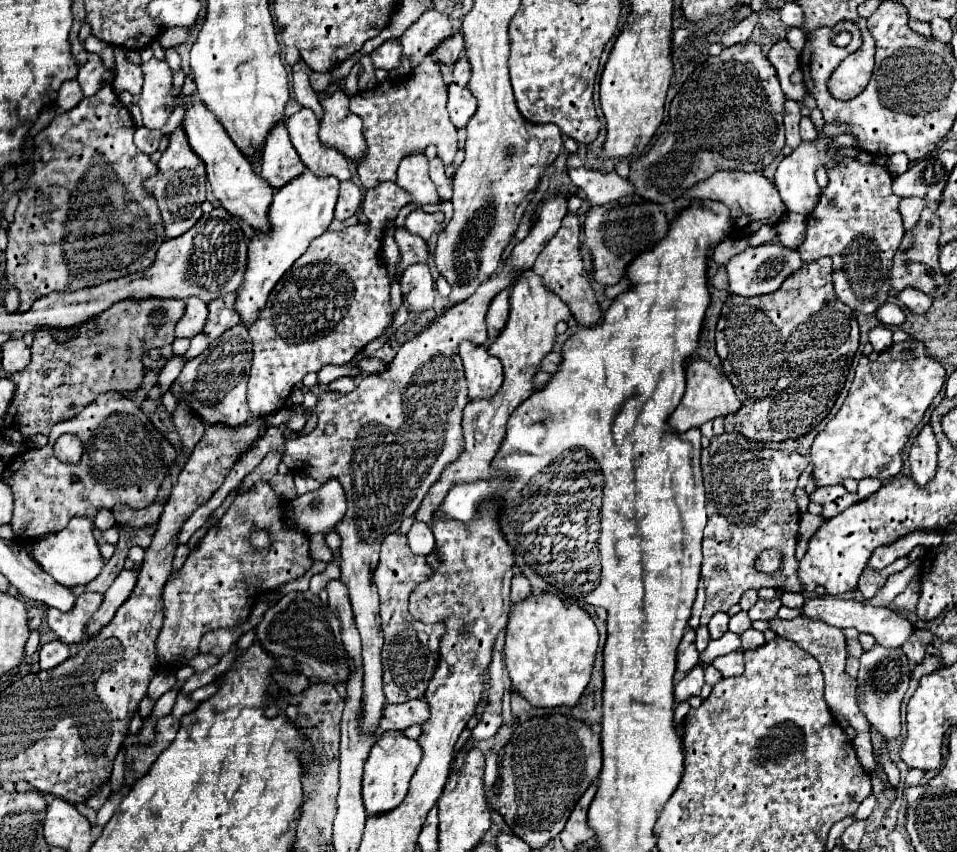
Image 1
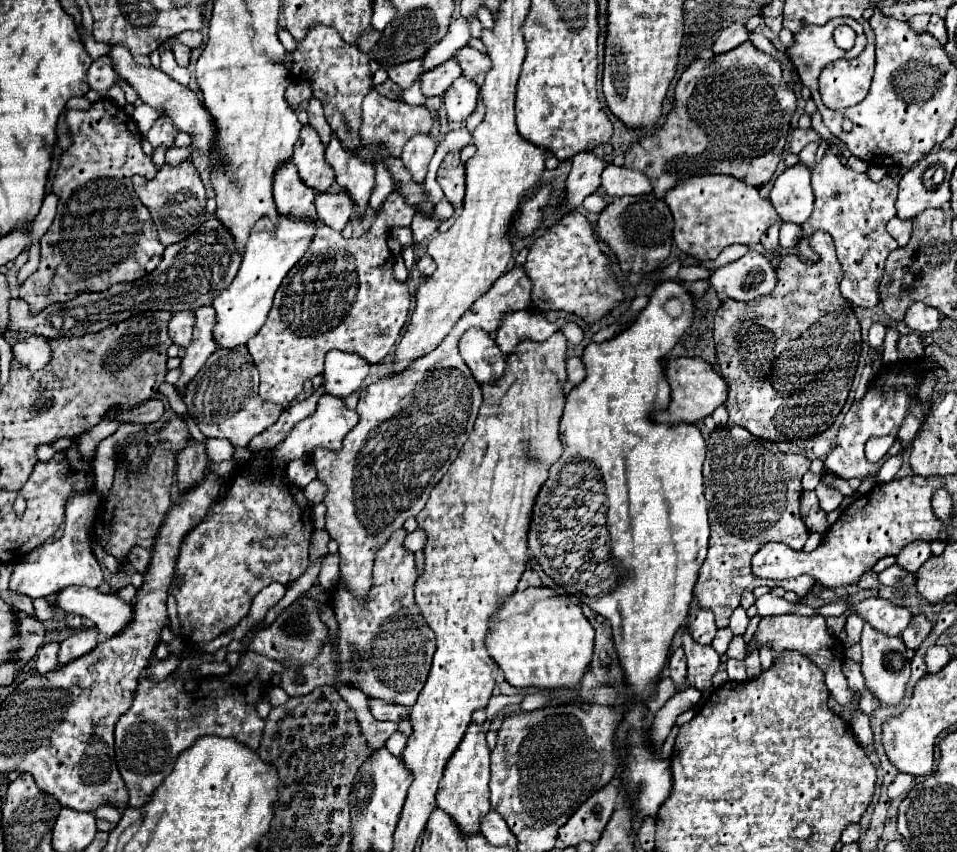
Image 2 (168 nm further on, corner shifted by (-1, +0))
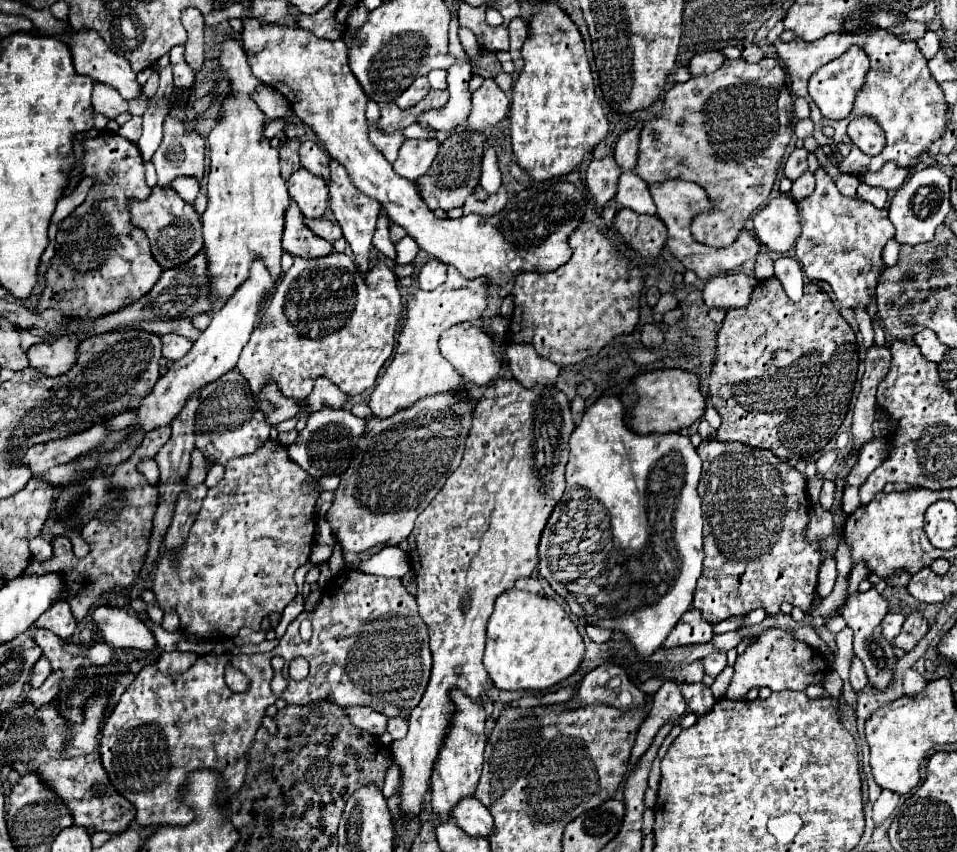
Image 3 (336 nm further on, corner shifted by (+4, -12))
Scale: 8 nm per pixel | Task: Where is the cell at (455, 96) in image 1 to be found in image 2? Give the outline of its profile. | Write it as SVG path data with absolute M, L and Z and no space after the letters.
M463 75L445 91L445 109L449 121L465 121L477 107L479 89L475 81L465 79Z

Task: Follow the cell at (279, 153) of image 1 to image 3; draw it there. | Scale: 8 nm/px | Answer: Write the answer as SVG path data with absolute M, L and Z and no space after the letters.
M292 201L286 211L286 229L282 247L286 253L292 253L292 257L326 257L328 253L334 253L332 243L316 237L304 223L304 215L300 213L298 205Z

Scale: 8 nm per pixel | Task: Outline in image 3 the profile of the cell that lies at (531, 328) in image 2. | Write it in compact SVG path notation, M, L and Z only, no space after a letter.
M510 343L506 347L506 353L514 379L520 381L524 387L556 385L560 365L538 357L536 351L532 351L532 345Z

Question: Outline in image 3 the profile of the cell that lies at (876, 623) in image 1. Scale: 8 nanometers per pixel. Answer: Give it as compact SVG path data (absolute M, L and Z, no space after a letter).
M888 613L882 621L882 633L888 641L894 641L902 629L904 623L904 615L896 615L896 613Z

